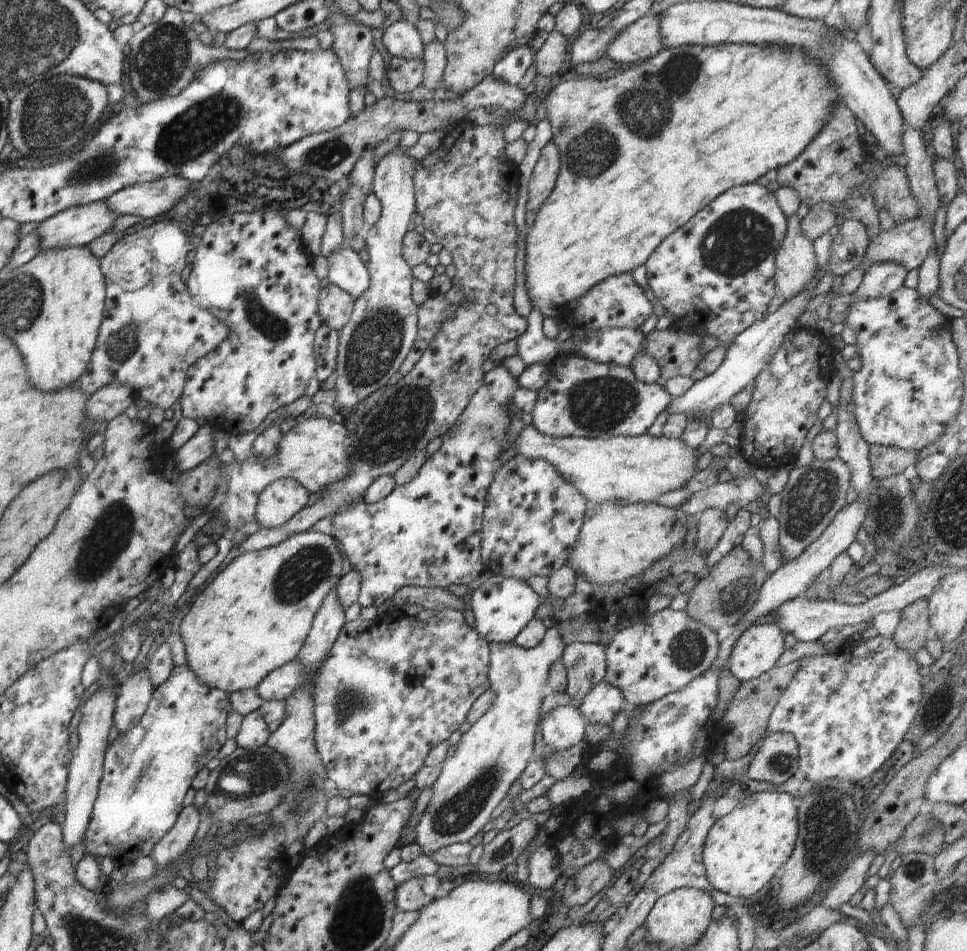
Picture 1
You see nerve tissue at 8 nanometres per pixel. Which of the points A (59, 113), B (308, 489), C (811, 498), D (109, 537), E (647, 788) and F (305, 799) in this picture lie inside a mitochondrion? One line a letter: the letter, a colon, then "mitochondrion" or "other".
A: mitochondrion
B: other
C: mitochondrion
D: mitochondrion
E: other
F: mitochondrion

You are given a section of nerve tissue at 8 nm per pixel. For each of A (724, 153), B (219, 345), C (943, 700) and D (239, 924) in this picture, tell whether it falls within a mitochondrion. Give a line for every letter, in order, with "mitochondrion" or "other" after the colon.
A: other
B: other
C: other
D: other

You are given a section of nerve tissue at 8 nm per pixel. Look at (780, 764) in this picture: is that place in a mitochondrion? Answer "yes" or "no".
yes

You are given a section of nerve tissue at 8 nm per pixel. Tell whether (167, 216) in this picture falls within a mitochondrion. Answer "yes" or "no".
no

